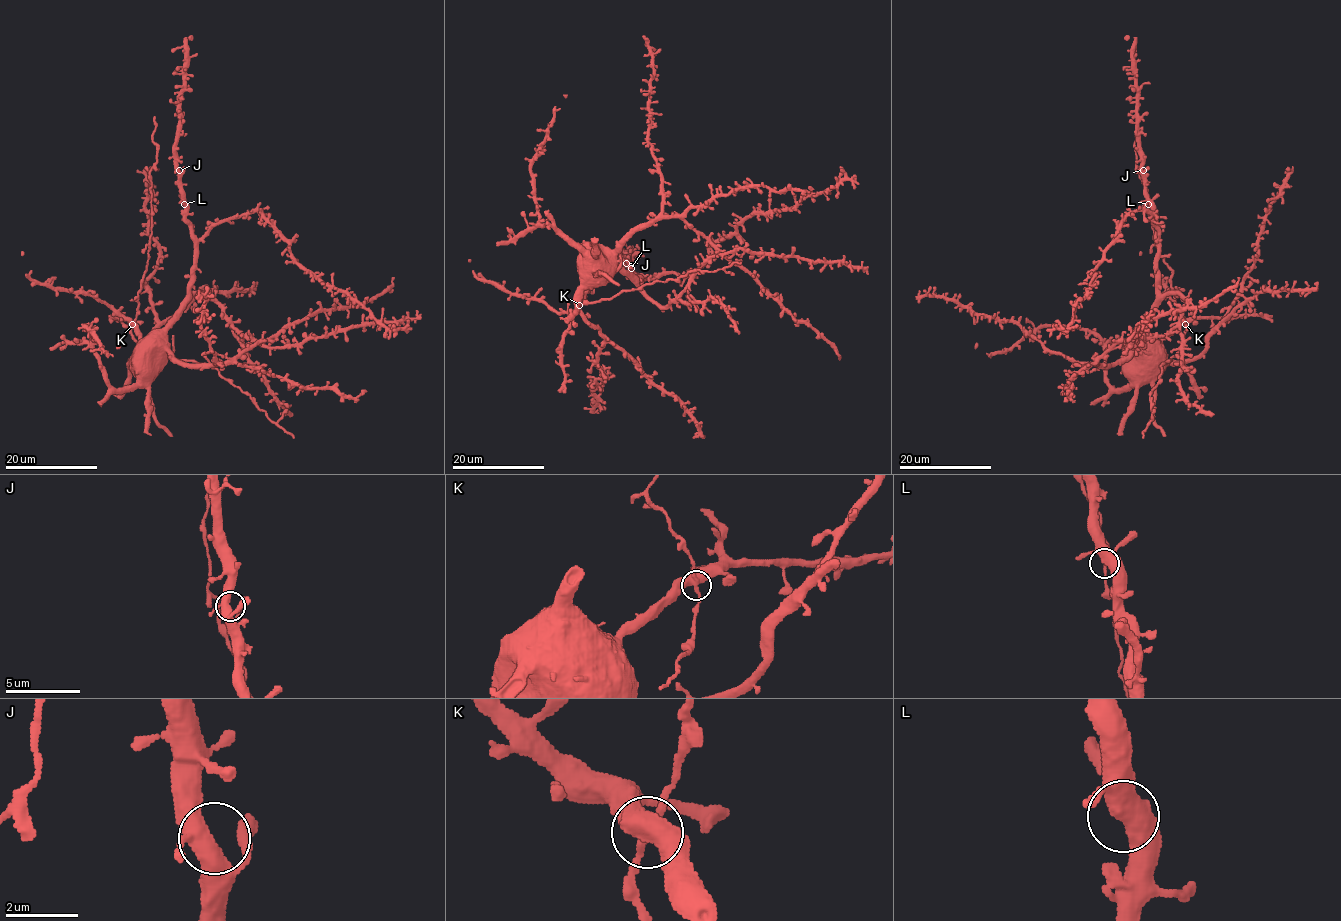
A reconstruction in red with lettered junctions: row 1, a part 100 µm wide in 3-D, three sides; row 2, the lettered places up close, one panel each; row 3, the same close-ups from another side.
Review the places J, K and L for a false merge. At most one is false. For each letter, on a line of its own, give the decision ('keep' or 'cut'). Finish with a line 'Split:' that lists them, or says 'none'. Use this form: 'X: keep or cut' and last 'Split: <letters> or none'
J: keep
K: keep
L: keep
Split: none

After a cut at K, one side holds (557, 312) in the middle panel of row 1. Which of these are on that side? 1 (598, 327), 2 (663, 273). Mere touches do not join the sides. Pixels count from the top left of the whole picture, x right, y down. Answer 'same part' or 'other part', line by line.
1: same part
2: same part

